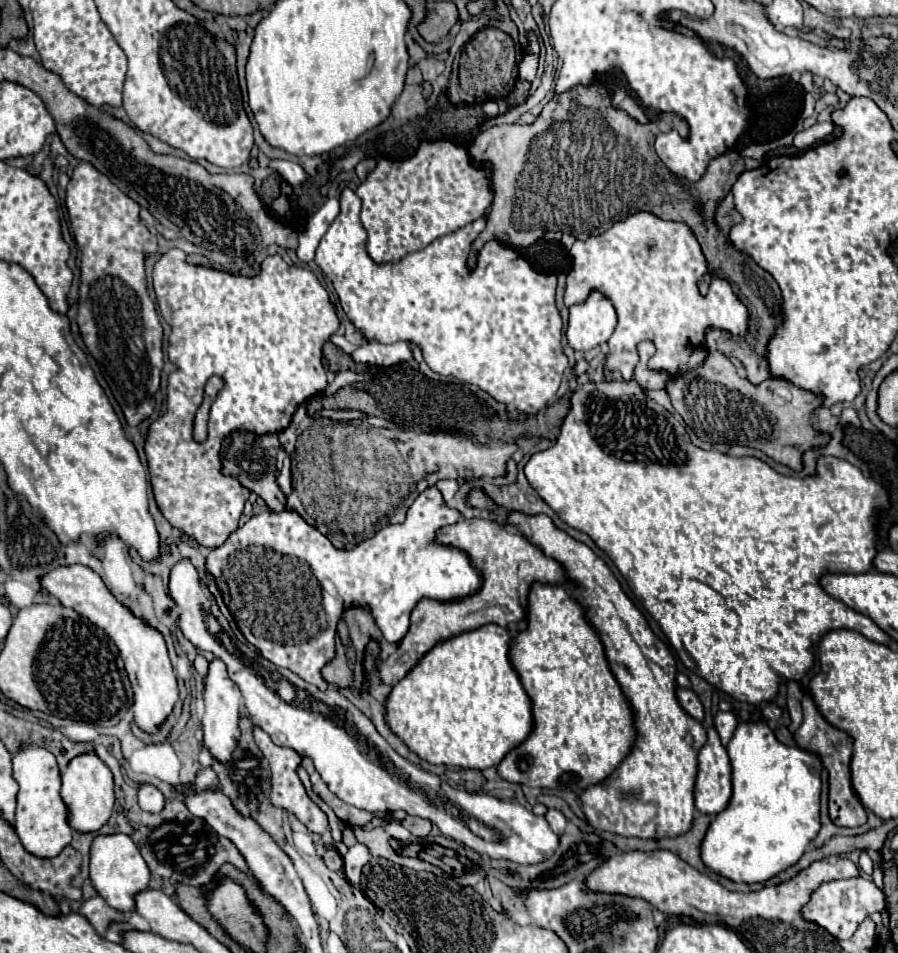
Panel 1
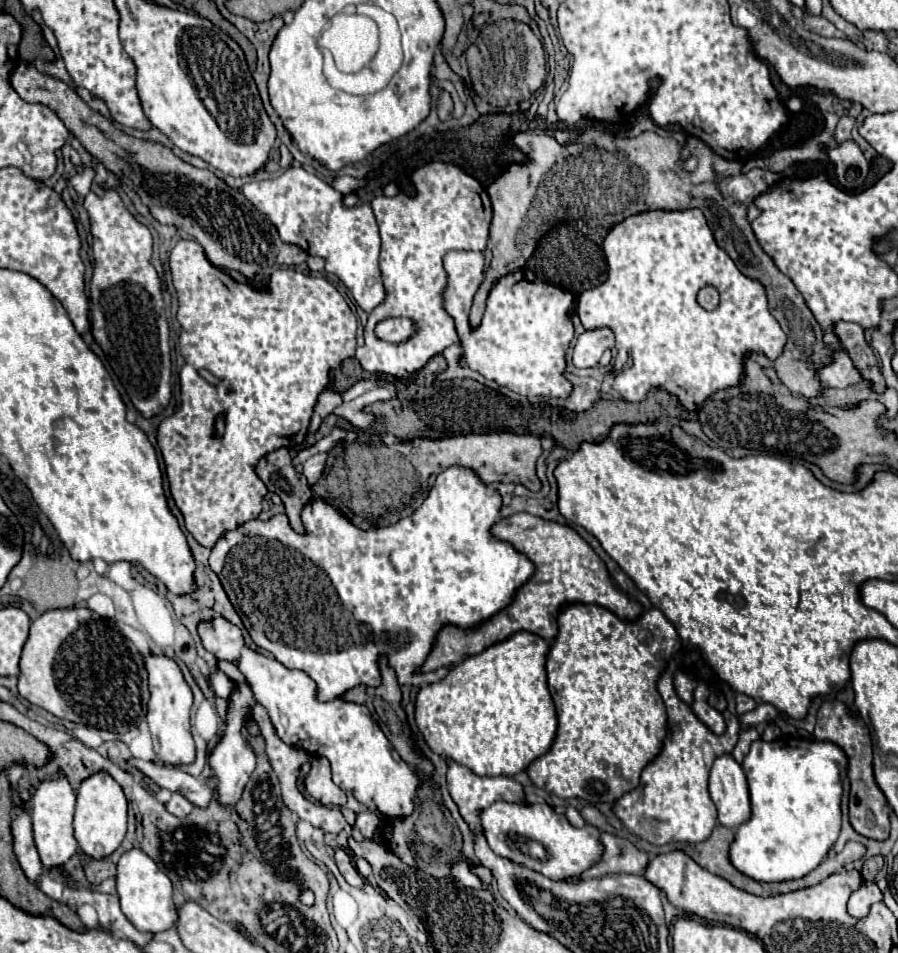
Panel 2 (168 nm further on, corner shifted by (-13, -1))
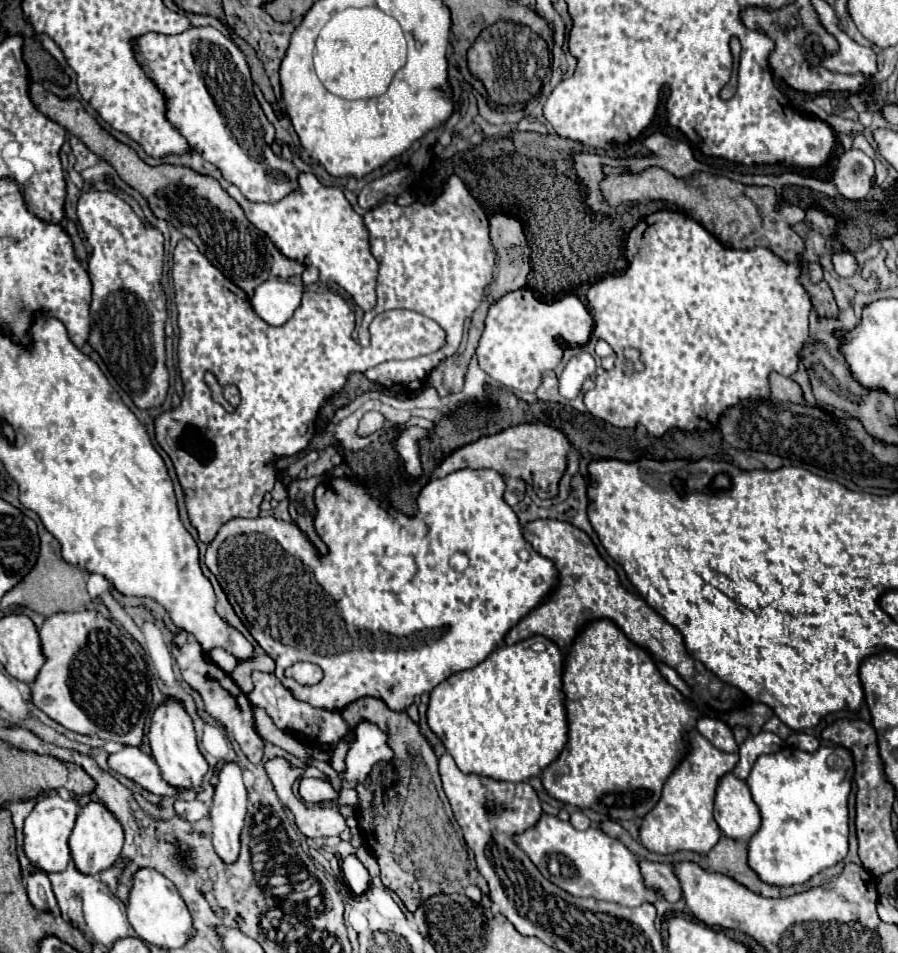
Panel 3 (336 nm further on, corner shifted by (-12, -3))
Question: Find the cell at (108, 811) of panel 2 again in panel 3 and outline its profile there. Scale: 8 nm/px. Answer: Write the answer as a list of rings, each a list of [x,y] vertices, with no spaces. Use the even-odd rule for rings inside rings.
[[[92,800],[82,806],[82,812],[76,818],[76,826],[68,840],[72,860],[76,868],[84,874],[98,874],[102,870],[108,870],[120,856],[124,846],[124,830],[120,820],[98,800]]]

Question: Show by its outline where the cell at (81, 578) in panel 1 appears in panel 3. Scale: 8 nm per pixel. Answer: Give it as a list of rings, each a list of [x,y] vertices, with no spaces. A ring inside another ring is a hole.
[[[166,698],[152,714],[152,724],[148,732],[150,748],[152,748],[152,758],[156,760],[162,778],[182,790],[192,790],[200,792],[202,788],[202,776],[208,770],[208,762],[200,754],[196,746],[196,734],[192,726],[192,718],[188,716],[184,704],[178,698]]]

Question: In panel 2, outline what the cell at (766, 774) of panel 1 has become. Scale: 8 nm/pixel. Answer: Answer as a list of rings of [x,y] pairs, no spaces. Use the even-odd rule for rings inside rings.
[[[757,740],[751,744],[749,754],[743,760],[743,770],[749,782],[751,794],[751,820],[737,828],[735,840],[731,844],[731,864],[745,876],[759,882],[785,882],[799,880],[815,870],[841,832],[841,776],[837,762],[831,754],[841,752],[833,742],[821,740]]]

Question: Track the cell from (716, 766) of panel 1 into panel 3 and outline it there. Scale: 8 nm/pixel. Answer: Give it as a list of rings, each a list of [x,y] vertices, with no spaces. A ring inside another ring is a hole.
[[[732,772],[724,774],[718,782],[714,818],[720,830],[734,840],[748,842],[760,828],[760,810],[754,804],[746,782],[736,778]]]

